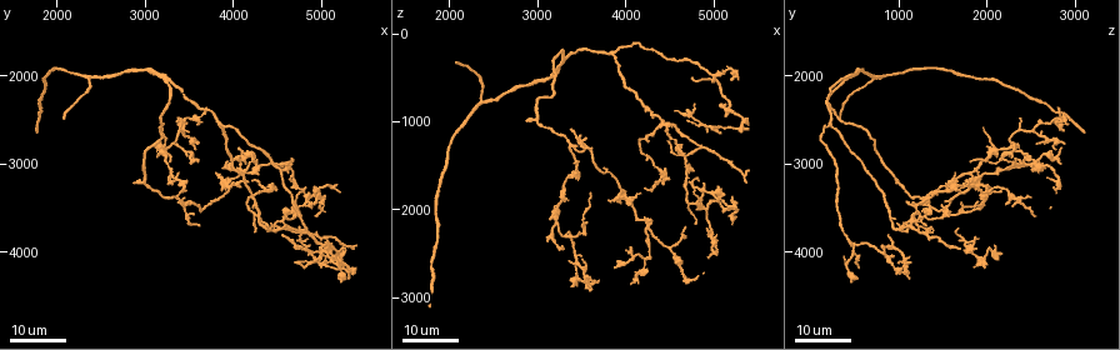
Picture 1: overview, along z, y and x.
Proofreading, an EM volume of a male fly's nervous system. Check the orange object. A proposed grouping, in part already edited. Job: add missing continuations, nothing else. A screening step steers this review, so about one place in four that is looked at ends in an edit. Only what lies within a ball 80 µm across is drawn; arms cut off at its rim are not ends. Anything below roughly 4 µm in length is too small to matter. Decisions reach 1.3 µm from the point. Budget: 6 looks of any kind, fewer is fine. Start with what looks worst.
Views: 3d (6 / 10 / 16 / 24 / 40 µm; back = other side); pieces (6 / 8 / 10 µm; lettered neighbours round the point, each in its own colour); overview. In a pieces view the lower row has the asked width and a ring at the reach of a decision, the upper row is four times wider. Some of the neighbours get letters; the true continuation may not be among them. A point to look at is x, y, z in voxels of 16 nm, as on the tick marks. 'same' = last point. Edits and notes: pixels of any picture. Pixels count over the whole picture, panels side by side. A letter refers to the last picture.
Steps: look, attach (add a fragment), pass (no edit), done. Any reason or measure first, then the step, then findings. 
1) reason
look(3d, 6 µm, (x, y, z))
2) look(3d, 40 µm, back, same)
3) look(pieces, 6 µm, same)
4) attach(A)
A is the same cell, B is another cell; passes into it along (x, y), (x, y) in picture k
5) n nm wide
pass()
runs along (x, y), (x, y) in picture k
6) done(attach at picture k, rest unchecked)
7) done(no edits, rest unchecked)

branch stops here
look(3d, 24 µm, (2900, 3200, 950))

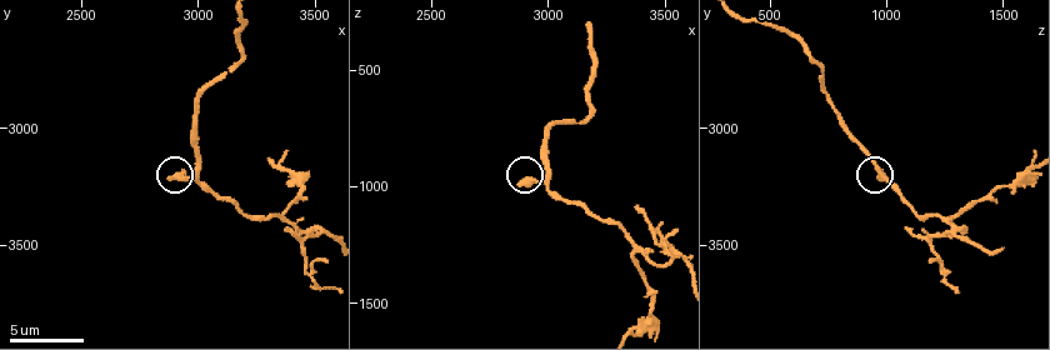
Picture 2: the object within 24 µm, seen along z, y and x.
look(pieces, 6 µm, (2880, 3210, 990))

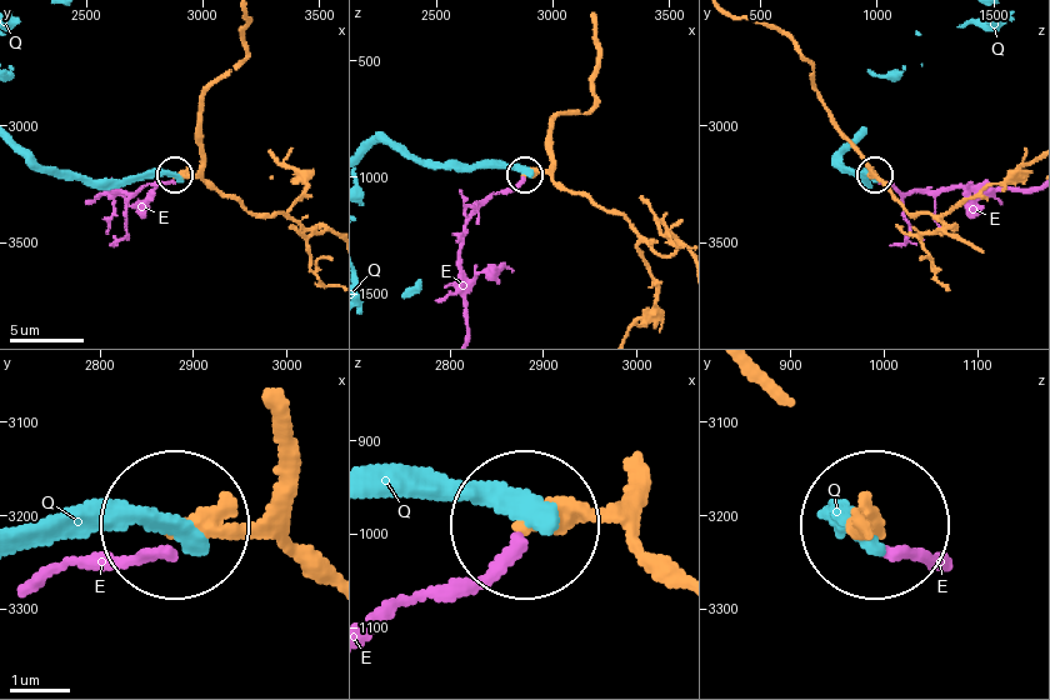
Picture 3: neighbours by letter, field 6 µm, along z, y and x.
pass()
E and Q are other cells; runs along (595, 30), (594, 103), (555, 116), (549, 168), (525, 173) in picture 3; none of them fits

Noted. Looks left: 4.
branch stops here
look(3d, 16 µm, (2100, 2450, 350))

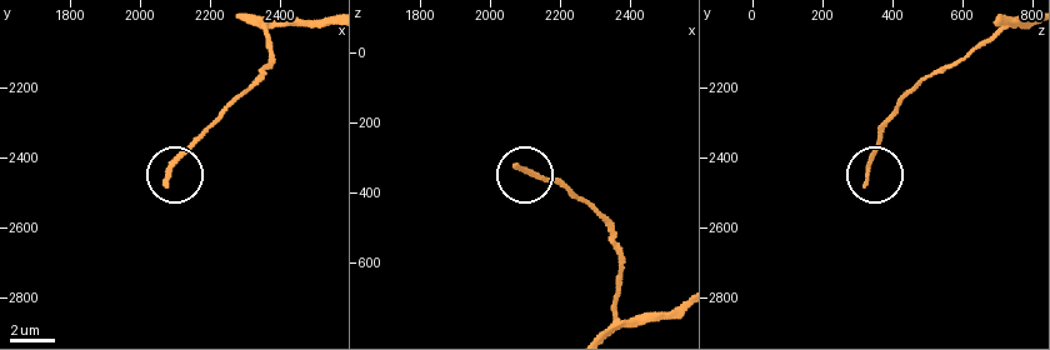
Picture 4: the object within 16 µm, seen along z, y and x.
look(pieces, 10 µm, (2070, 2470, 330))

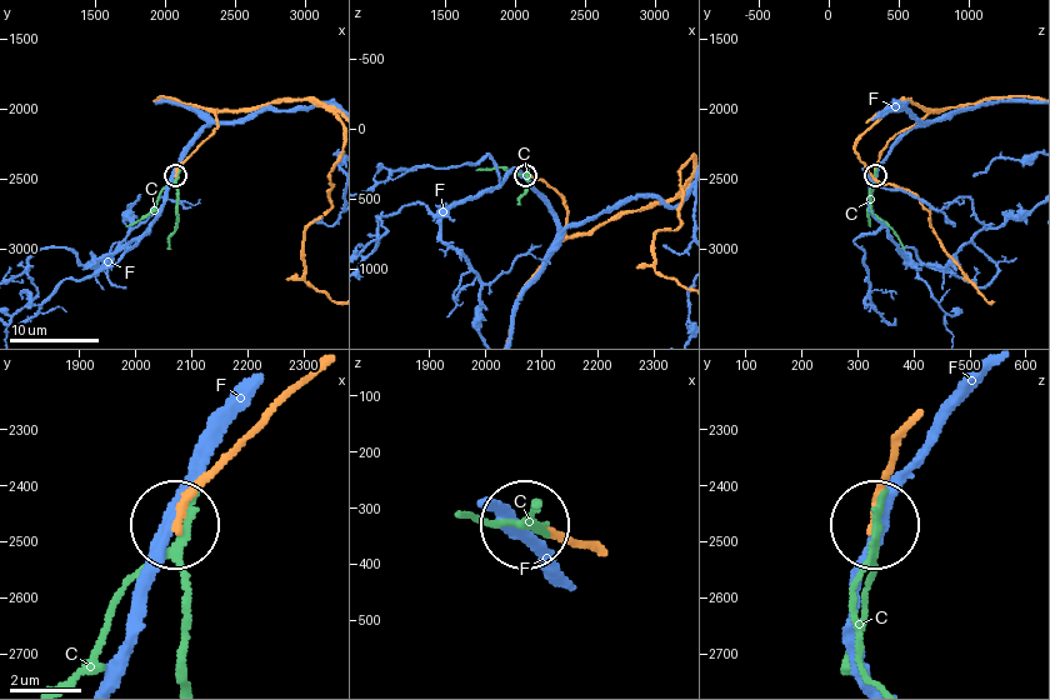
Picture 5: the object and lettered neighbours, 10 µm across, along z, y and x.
150 nm wide
pass()
C and F are other cells; runs along (911, 425), (896, 443), (875, 520) in picture 5; no lettered fragment goes on from it

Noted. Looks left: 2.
end of a long branch
look(3d, 24 µm, (4550, 3800, 900))

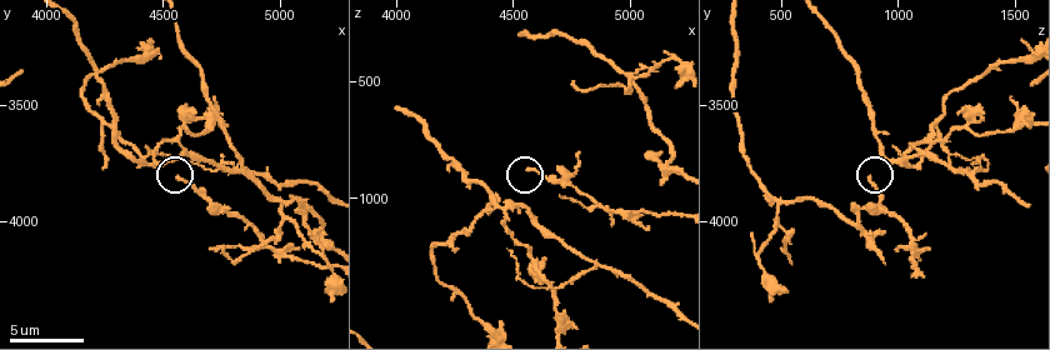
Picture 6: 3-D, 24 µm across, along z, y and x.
see the neighbours
look(pieces, 10 µm, (4570, 3800, 880))

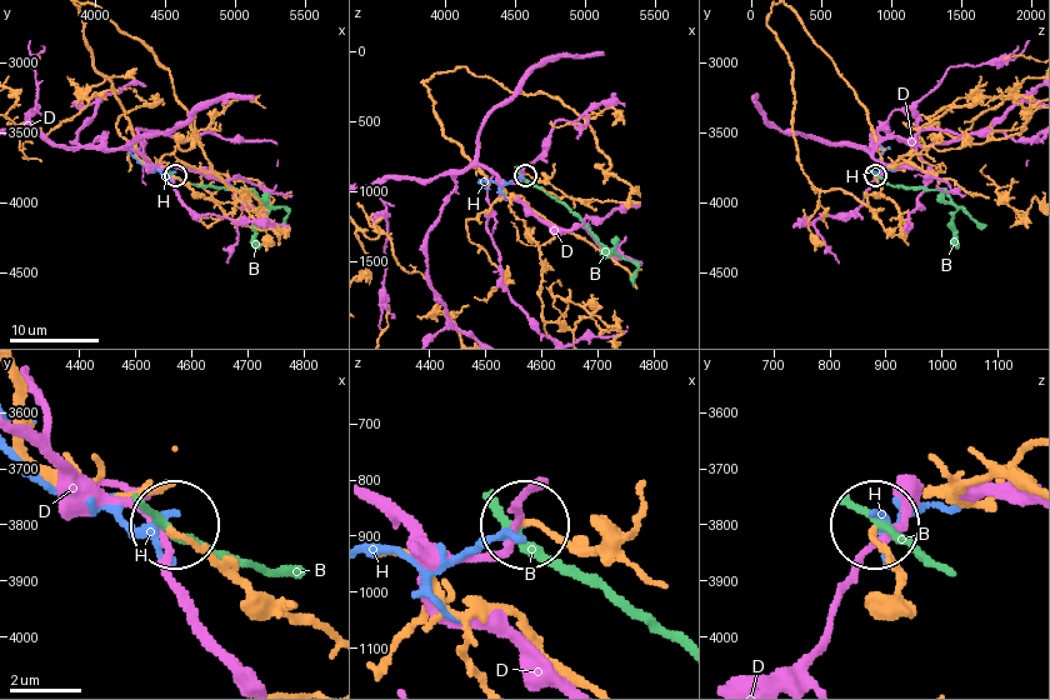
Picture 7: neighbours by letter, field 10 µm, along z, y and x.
pass()
B, D and H are other cells; runs along (899, 594), (896, 568), (873, 525) in picture 7; none of them fits

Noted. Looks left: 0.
done(no edits, rest unchecked)

